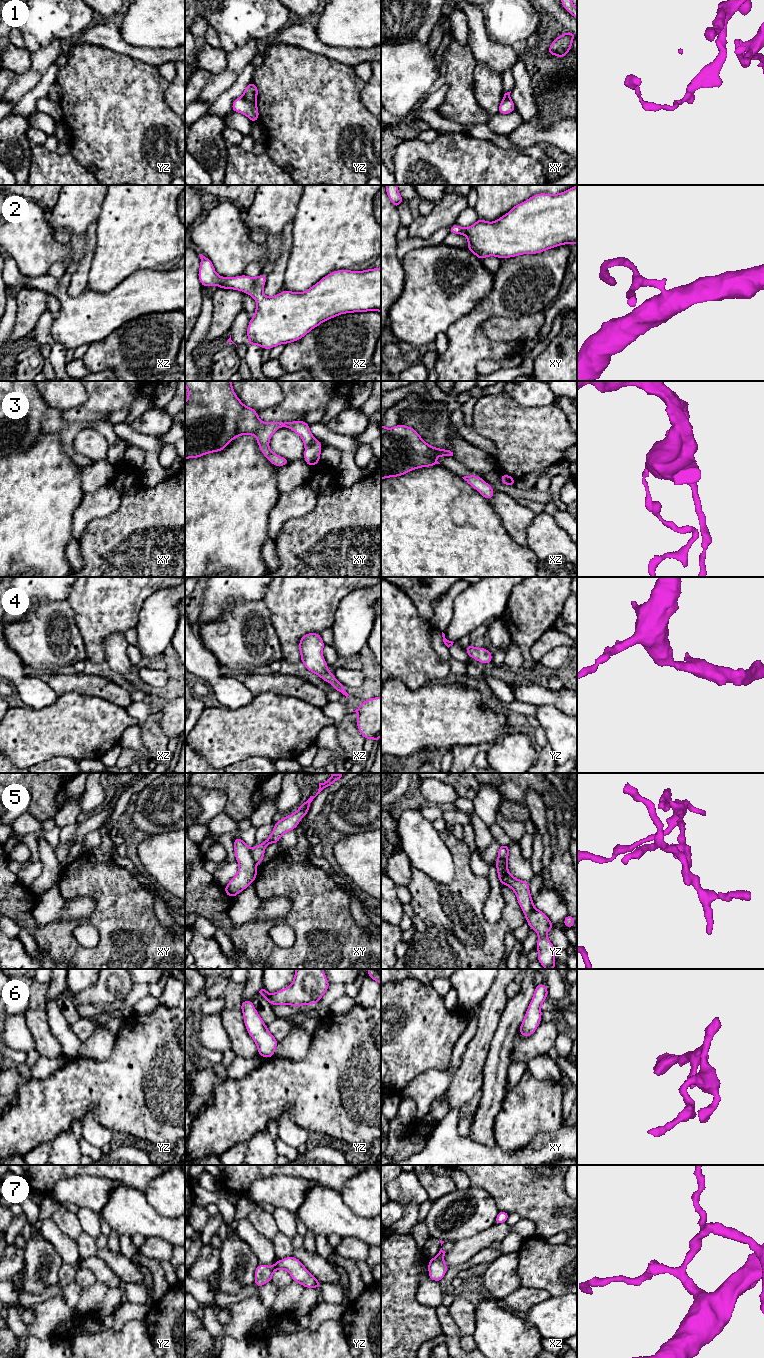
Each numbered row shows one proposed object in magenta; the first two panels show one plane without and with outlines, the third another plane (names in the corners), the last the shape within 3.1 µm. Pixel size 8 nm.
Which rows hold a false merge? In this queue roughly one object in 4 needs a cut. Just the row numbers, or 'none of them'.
1, 5

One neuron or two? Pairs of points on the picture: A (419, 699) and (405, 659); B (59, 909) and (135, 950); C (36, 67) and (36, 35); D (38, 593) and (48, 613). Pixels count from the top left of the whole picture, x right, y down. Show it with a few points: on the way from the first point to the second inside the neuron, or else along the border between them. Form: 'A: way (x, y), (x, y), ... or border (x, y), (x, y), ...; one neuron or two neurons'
A: border (395, 678), (413, 690), (431, 683); two neurons
B: border (54, 921), (75, 919), (78, 922); two neurons
C: border (57, 39), (31, 53); two neurons
D: border (65, 600), (32, 602); two neurons

